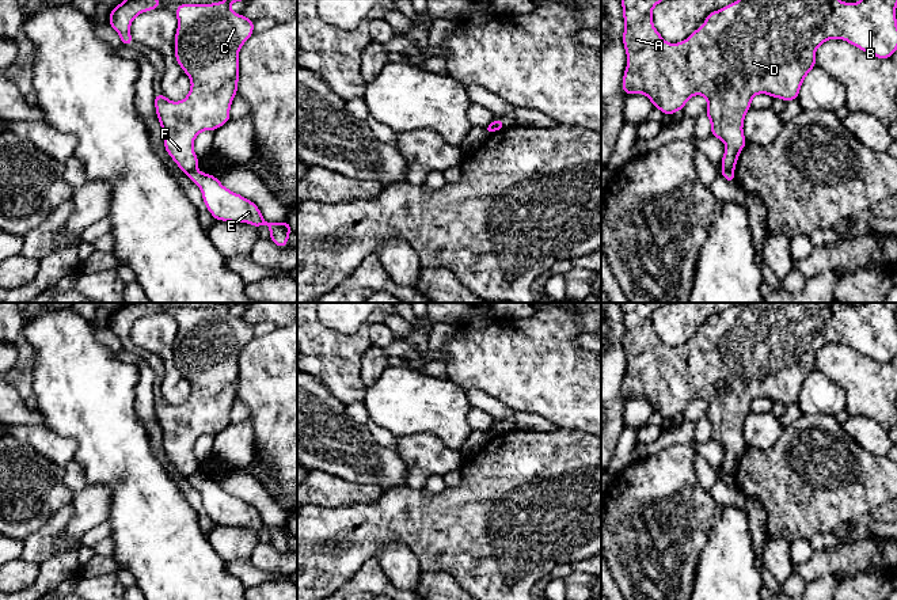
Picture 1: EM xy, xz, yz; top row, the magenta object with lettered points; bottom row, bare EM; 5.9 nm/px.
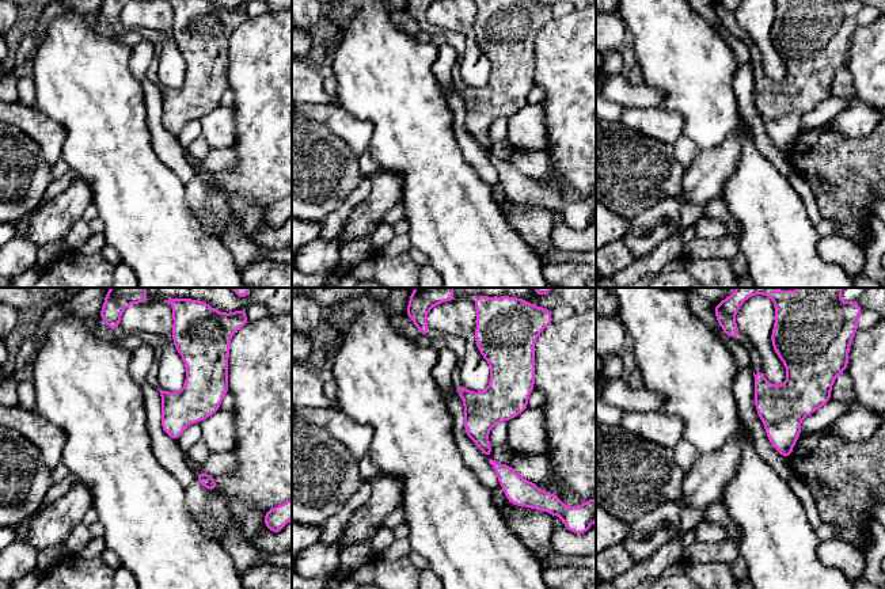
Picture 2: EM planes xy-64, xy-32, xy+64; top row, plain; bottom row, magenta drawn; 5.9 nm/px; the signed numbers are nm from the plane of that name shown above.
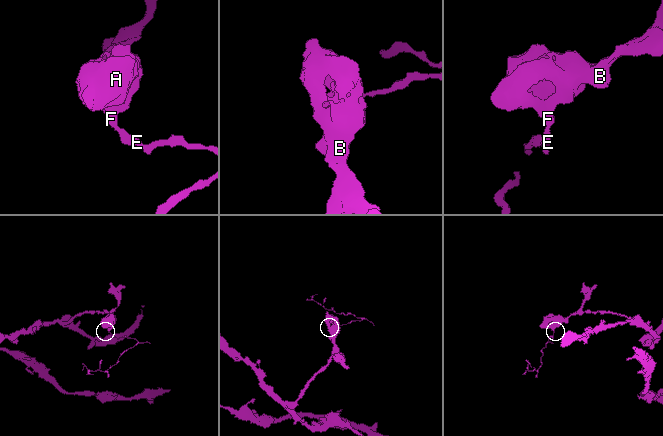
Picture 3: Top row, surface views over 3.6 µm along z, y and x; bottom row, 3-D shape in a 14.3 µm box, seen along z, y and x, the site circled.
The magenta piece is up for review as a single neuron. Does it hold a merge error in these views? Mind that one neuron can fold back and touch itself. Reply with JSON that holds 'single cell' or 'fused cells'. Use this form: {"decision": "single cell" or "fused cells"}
{"decision": "fused cells"}

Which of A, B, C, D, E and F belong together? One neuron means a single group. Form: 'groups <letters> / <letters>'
groups A B C D F / E

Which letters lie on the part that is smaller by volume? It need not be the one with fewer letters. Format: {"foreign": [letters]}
{"foreign": ["E"]}

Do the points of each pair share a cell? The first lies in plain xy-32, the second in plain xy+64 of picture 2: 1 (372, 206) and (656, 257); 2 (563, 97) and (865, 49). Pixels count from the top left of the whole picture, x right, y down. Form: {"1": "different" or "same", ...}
{"1": "different", "2": "same"}

